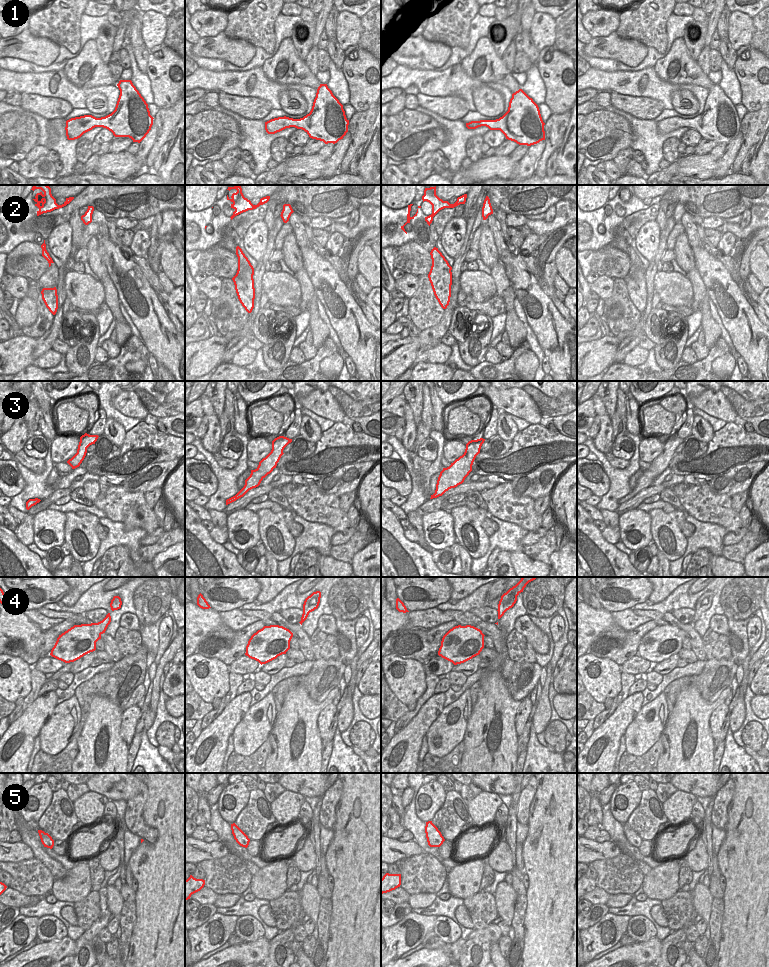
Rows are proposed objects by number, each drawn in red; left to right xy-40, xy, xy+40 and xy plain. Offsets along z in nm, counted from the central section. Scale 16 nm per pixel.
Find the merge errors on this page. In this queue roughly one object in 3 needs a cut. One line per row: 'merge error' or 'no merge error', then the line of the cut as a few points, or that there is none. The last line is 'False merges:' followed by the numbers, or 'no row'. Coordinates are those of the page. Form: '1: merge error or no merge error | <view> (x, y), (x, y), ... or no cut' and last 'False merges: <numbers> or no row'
1: no merge error | no cut
2: merge error | xy (236, 252), (240, 261), (248, 268)
3: no merge error | no cut
4: no merge error | no cut
5: no merge error | no cut
False merges: 2

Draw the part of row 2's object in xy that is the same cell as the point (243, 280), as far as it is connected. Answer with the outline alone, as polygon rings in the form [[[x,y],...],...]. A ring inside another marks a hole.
[[[238,254],[238,270],[232,278],[238,299],[248,313],[251,313],[254,308],[255,288],[254,288],[254,268],[251,265],[248,268],[244,267]]]

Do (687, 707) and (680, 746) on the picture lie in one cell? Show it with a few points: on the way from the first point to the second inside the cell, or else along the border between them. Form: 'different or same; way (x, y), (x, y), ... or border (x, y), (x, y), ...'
same; way (687, 717), (687, 723), (682, 736)

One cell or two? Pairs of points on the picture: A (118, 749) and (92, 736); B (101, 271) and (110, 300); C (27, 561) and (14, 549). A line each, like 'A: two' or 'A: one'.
A: one
B: two
C: one

